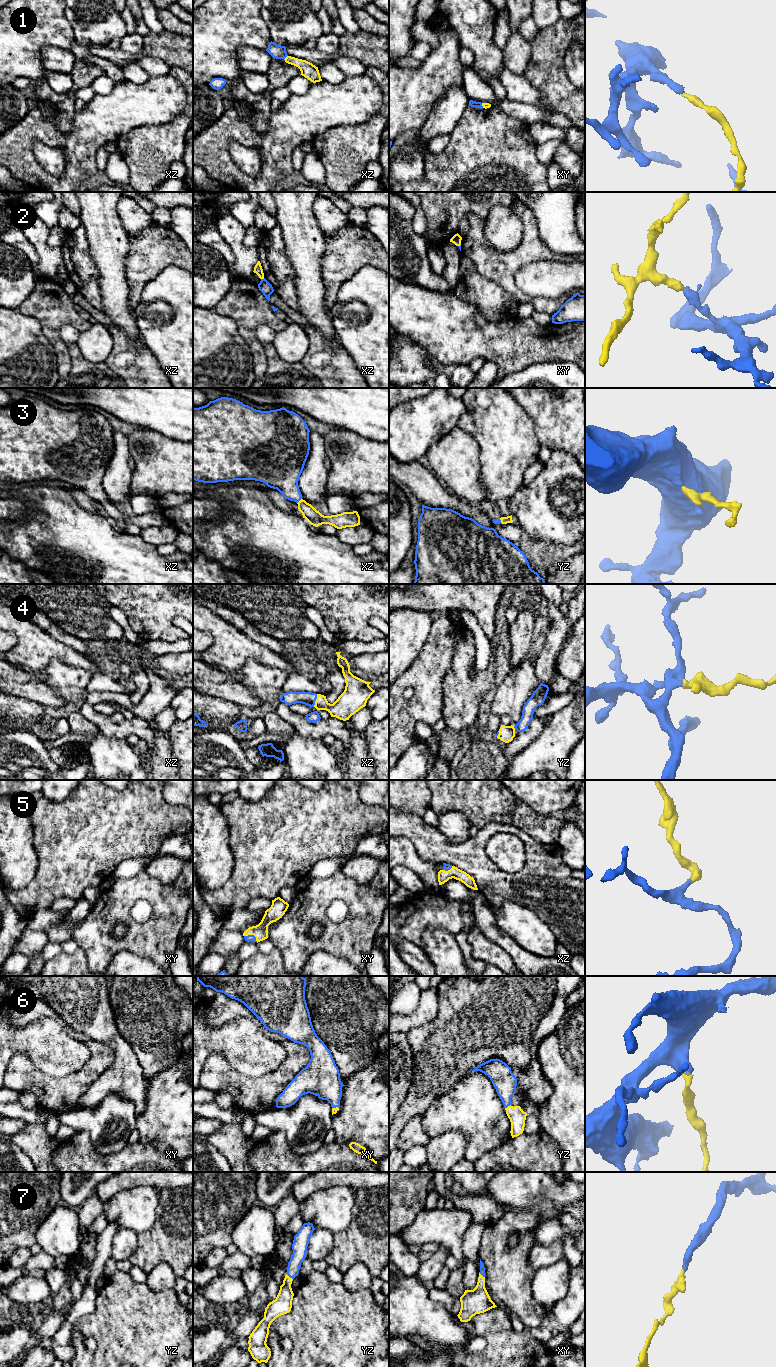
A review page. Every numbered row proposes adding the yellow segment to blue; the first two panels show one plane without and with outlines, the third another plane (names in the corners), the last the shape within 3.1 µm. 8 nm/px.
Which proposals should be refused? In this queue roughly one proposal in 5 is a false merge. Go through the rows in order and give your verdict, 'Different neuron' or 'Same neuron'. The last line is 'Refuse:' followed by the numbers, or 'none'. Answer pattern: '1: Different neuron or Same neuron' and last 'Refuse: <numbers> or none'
1: Same neuron
2: Different neuron
3: Same neuron
4: Same neuron
5: Same neuron
6: Same neuron
7: Same neuron
Refuse: 2

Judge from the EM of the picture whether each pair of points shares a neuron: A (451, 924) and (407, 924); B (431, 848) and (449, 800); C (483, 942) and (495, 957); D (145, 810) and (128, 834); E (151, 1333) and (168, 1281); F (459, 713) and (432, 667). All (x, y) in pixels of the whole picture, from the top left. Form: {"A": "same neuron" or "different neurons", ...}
{"A": "same neuron", "B": "different neurons", "C": "same neuron", "D": "same neuron", "E": "different neurons", "F": "different neurons"}

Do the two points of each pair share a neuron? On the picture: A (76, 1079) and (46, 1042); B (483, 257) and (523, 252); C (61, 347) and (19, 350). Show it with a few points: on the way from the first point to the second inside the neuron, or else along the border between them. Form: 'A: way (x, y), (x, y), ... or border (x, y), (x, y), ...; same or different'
A: border (89, 1057), (78, 1070), (62, 1078), (48, 1076); different
B: way (493, 258), (513, 258); same
C: border (41, 328), (54, 349), (56, 369), (58, 371); different

